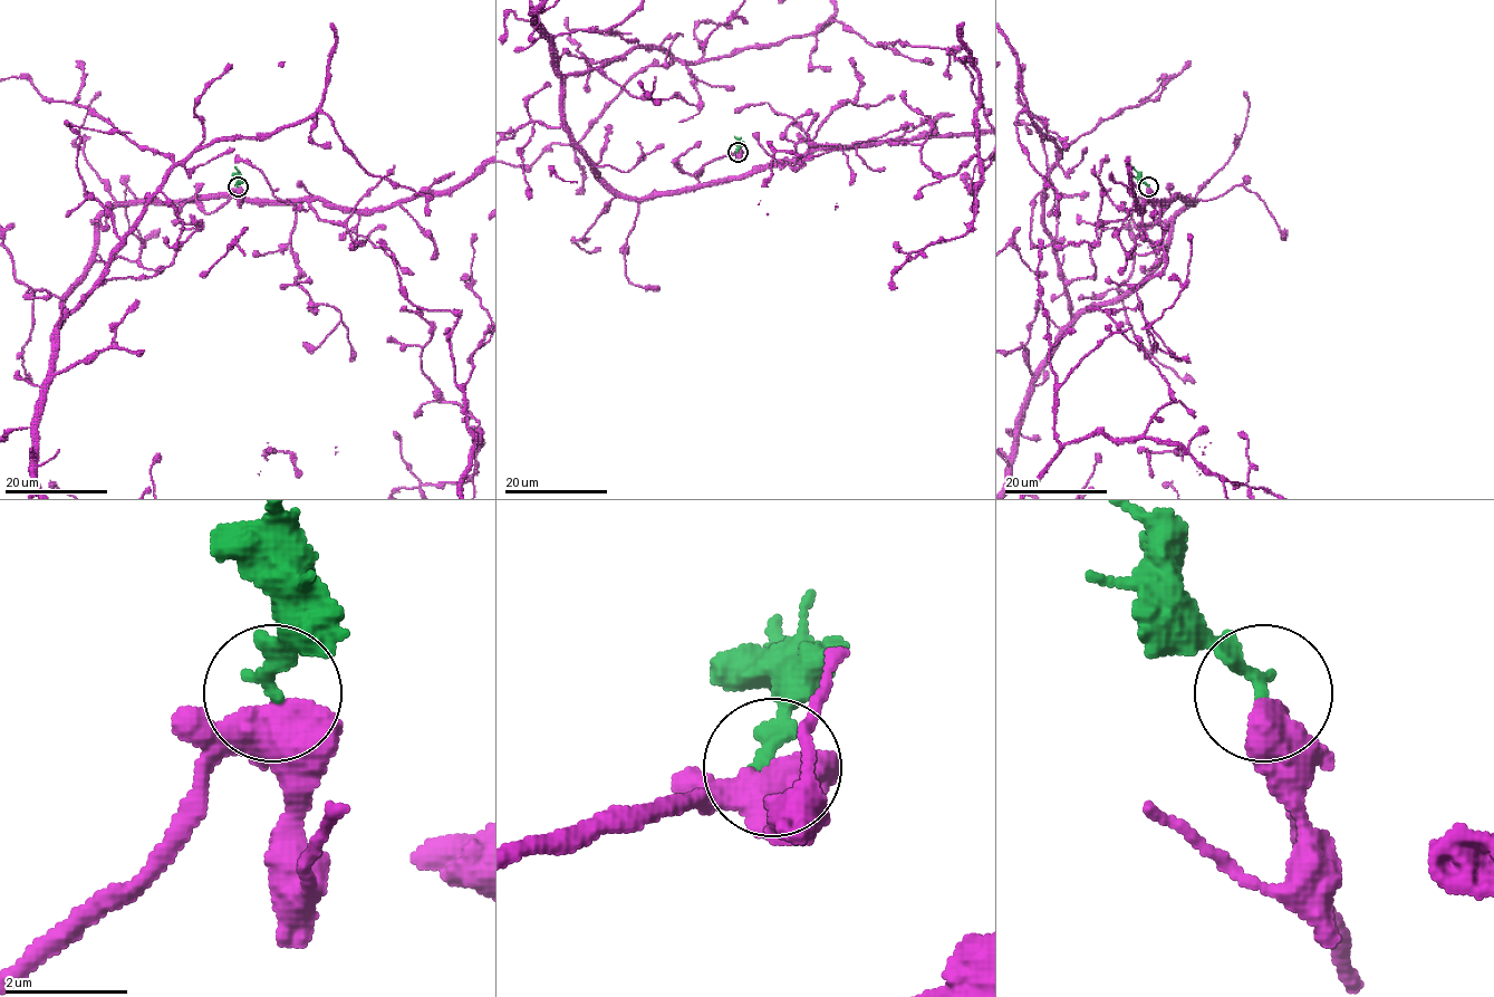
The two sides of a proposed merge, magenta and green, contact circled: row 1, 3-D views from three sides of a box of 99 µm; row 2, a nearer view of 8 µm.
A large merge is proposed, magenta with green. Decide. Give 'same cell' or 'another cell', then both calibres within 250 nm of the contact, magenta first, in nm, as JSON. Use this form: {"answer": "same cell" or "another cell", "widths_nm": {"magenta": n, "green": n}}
{"answer": "another cell", "widths_nm": {"magenta": 500, "green": 240}}

